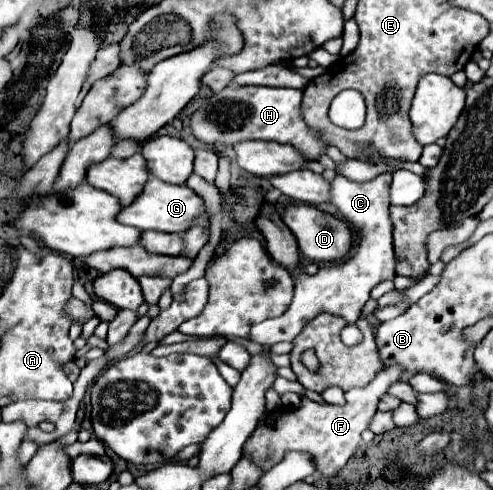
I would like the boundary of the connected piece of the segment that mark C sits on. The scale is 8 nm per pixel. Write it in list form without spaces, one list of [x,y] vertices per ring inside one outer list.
[[[380,173],[378,177],[356,183],[344,175],[336,175],[332,181],[332,203],[338,207],[340,217],[348,221],[356,233],[358,247],[352,249],[352,257],[338,263],[326,263],[312,277],[296,277],[296,291],[288,311],[276,319],[266,319],[250,329],[250,341],[260,345],[274,345],[280,341],[294,341],[302,327],[320,313],[332,313],[354,323],[360,317],[364,303],[370,299],[372,287],[384,279],[392,279],[394,273],[394,249],[392,249],[392,221],[390,221],[390,183],[392,173]]]

